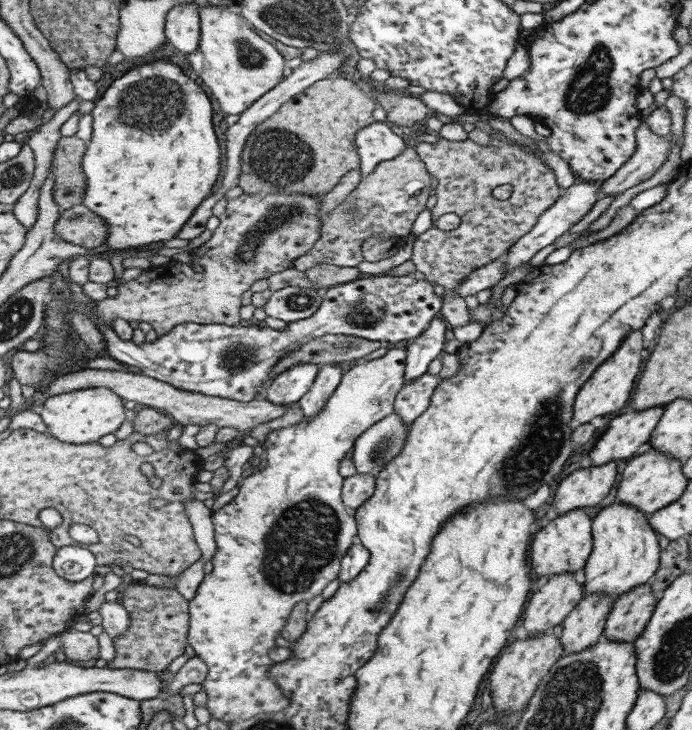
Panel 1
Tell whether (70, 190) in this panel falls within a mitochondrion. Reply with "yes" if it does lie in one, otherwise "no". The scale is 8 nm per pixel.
yes

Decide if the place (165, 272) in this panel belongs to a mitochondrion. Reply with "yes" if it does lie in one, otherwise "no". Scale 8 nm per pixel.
no

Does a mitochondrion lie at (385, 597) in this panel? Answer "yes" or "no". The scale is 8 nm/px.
yes

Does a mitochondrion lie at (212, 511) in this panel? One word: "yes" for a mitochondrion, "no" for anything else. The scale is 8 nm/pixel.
no

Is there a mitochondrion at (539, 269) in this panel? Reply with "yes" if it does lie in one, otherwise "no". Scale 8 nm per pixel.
no

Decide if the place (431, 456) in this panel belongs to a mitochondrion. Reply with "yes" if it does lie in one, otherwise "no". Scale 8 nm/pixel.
no

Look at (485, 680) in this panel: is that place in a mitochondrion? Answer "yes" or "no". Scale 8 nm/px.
no

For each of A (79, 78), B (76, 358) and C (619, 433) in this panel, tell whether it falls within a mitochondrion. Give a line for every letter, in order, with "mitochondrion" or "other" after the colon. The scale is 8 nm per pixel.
A: other
B: other
C: other

